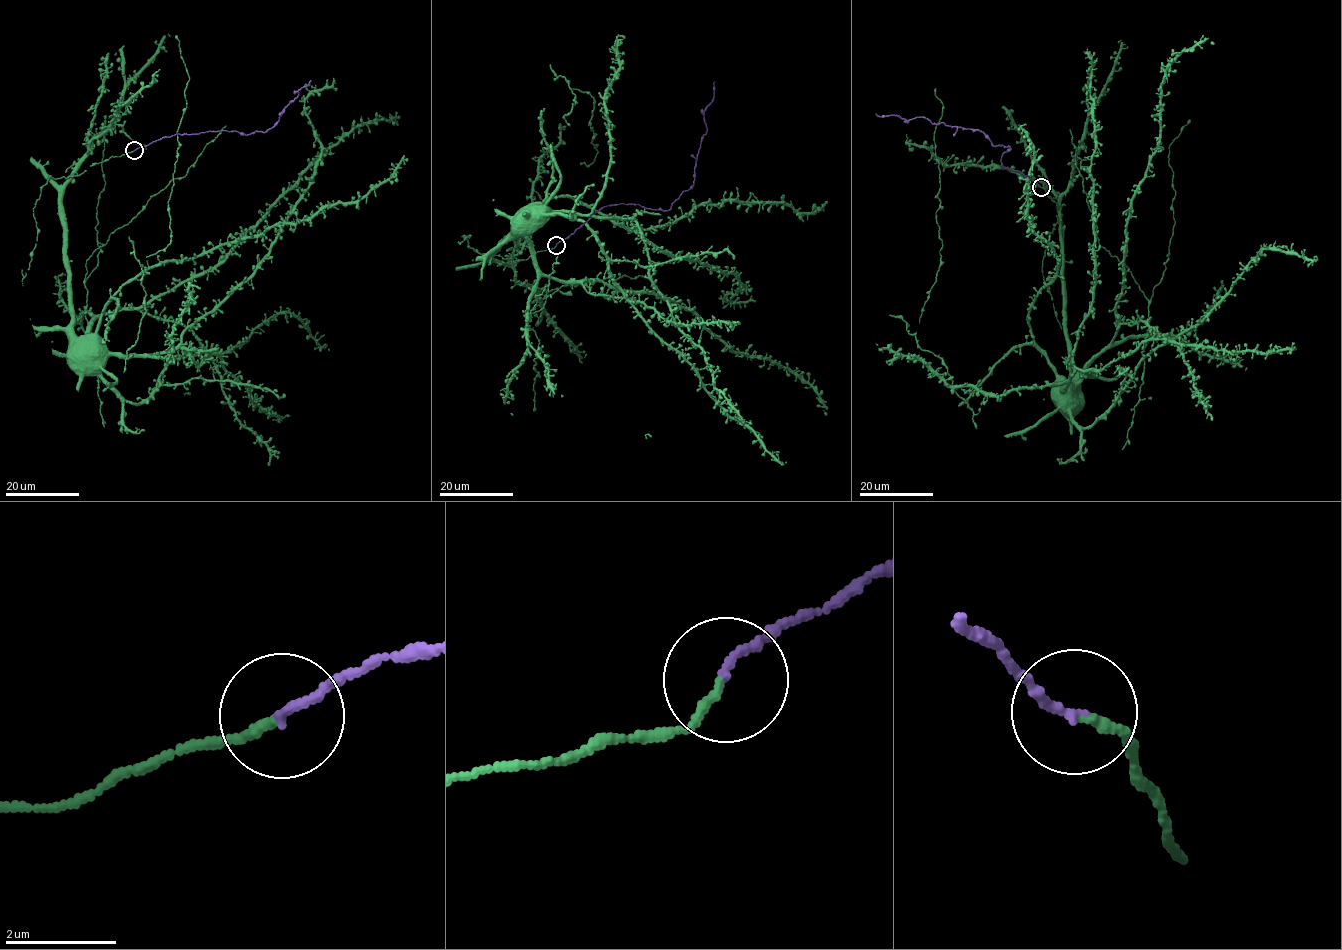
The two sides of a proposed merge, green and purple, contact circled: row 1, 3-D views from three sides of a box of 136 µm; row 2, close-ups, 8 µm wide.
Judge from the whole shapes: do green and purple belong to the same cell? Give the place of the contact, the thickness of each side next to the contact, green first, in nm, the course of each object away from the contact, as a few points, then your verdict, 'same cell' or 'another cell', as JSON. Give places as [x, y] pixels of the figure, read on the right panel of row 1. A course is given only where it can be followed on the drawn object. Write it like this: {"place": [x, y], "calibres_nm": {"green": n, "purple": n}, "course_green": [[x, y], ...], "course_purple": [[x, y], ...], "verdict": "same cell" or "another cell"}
{"place": [1041, 187], "calibres_nm": {"green": 140, "purple": 150}, "course_green": [[1041, 187], [1056, 203], [1062, 245], [1063, 312], [1071, 378], [1055, 388], [1059, 391]], "course_purple": [[1041, 187], [1003, 167], [1002, 154], [1011, 148], [993, 145], [978, 130], [876, 114]], "verdict": "same cell"}

